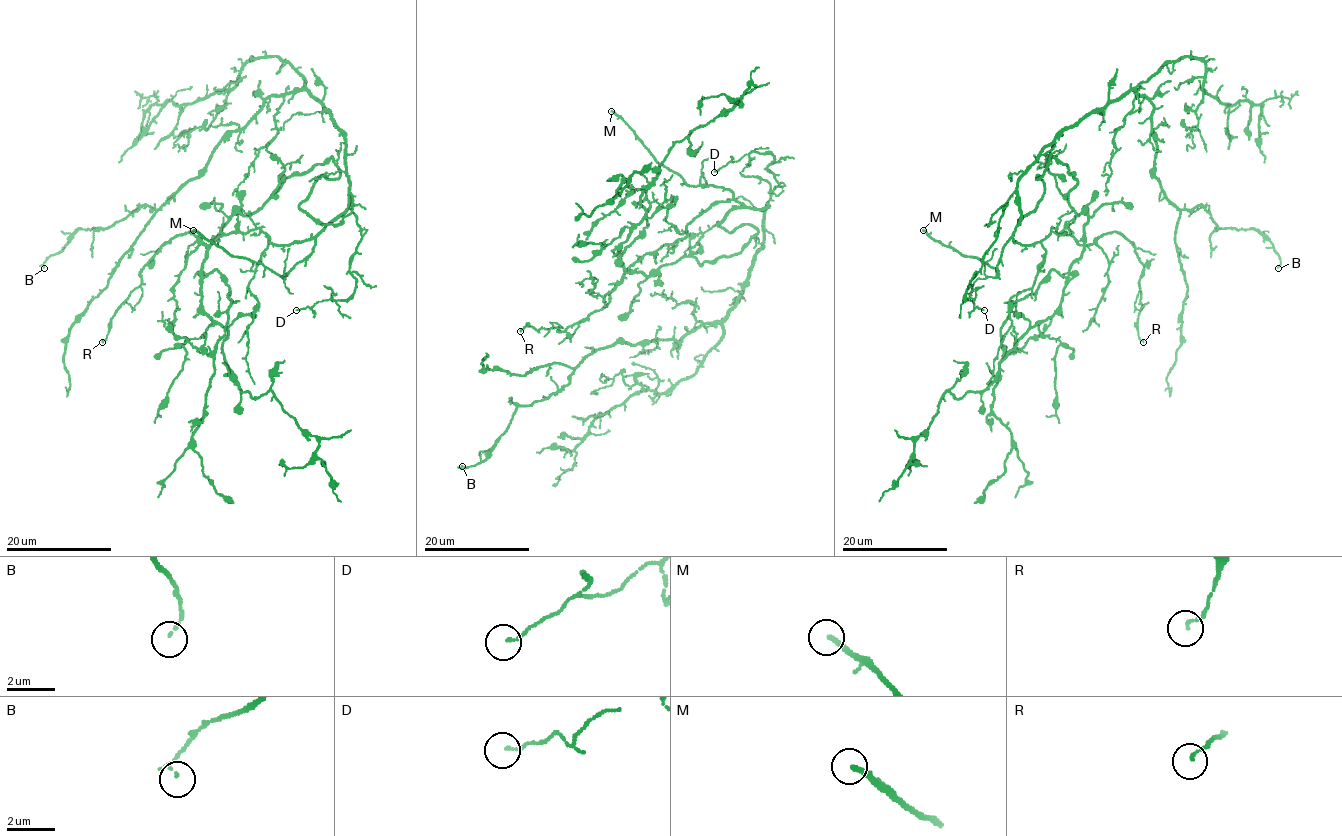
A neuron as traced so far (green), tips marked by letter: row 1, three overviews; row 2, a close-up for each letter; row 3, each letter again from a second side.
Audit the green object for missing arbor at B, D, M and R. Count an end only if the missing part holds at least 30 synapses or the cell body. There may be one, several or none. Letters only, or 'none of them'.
M

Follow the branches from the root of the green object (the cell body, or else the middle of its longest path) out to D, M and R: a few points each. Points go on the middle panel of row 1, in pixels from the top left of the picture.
D: (745, 245), (752, 238), (762, 242), (769, 191), (780, 185), (768, 169), (774, 157), (751, 152), (714, 172)
M: (745, 245), (757, 232), (752, 226), (728, 232), (718, 224), (743, 203), (723, 187), (690, 186), (611, 111)
R: (745, 245), (700, 265), (682, 256), (650, 276), (626, 272), (607, 304), (563, 331), (529, 325), (520, 331)

